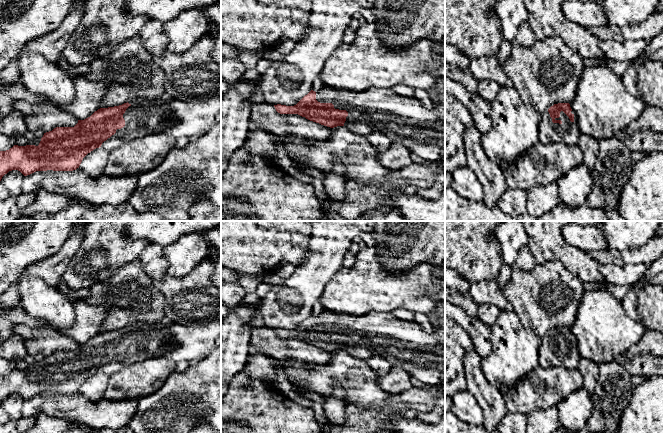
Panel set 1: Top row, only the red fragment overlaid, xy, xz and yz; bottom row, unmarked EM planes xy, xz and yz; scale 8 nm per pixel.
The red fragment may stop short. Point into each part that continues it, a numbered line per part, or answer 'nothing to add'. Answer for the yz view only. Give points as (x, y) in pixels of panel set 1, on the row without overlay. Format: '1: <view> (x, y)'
1: yz (568, 356)

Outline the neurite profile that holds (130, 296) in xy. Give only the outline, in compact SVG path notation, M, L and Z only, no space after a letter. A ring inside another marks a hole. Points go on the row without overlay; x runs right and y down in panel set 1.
M139 259L124 264L108 280L87 289L90 295L83 301L107 308L100 332L119 330L136 322L156 323L165 316L165 297L142 270Z

